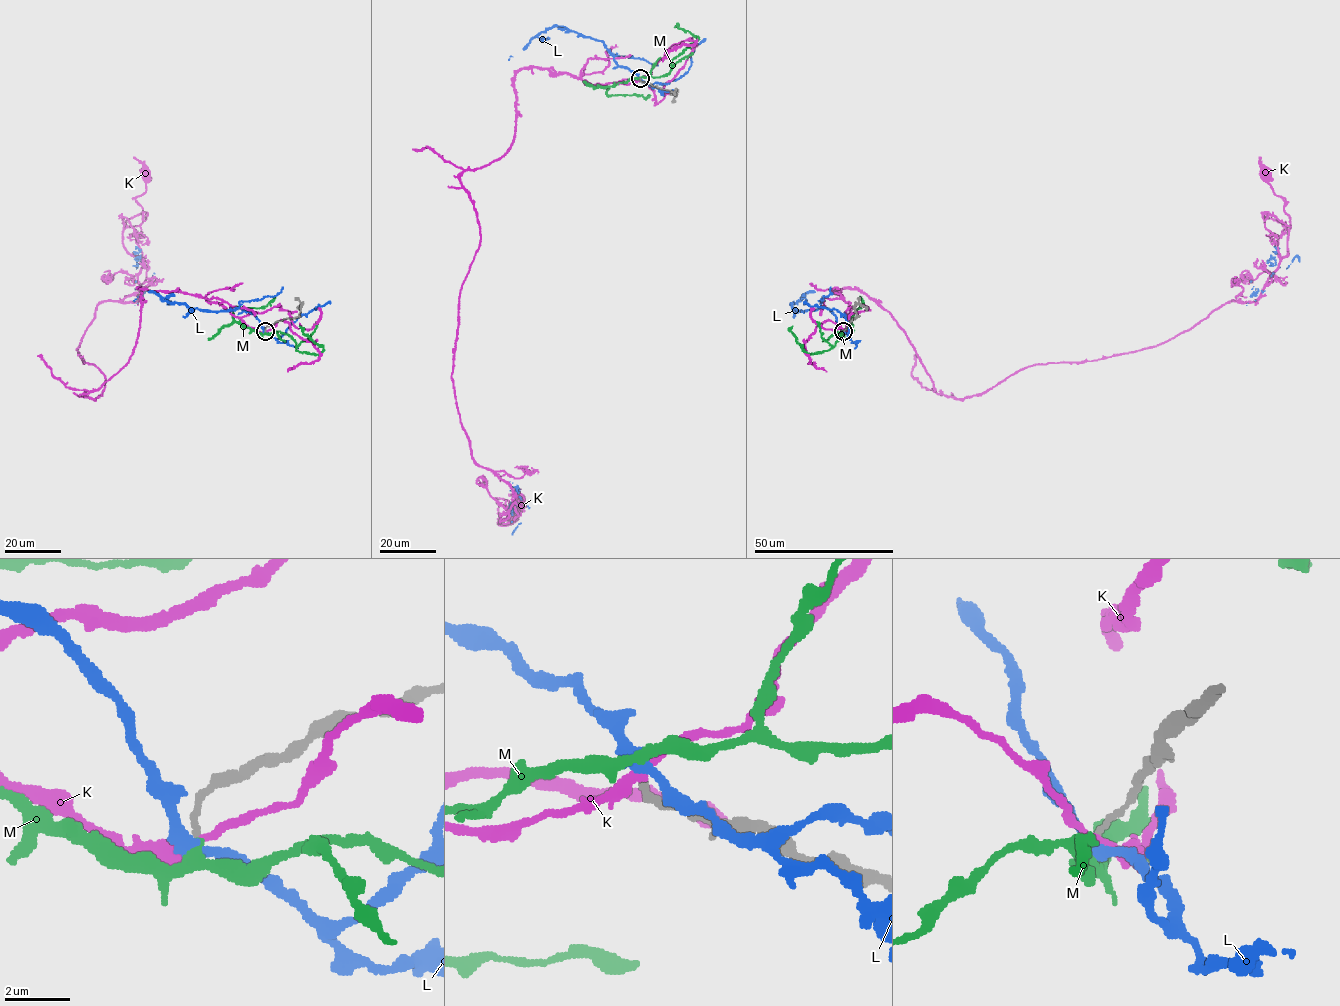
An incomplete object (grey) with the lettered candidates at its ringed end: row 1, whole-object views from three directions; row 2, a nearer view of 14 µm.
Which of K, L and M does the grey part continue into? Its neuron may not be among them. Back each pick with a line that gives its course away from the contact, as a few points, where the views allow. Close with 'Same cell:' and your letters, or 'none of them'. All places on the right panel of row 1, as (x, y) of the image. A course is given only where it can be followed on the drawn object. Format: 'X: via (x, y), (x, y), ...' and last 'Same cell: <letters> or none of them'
M: via (843, 332), (829, 350), (809, 355), (796, 341), (792, 326)
Same cell: M

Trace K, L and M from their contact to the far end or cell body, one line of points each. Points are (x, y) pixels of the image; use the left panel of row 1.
K: (265, 332), (139, 287), (129, 361), (83, 394), (96, 307), (140, 294), (123, 229), (146, 173)
L: (265, 332), (281, 342), (288, 340), (146, 267), (139, 256), (137, 262)
M: (265, 332), (281, 332), (295, 341), (296, 350), (319, 355), (323, 348), (299, 326)

